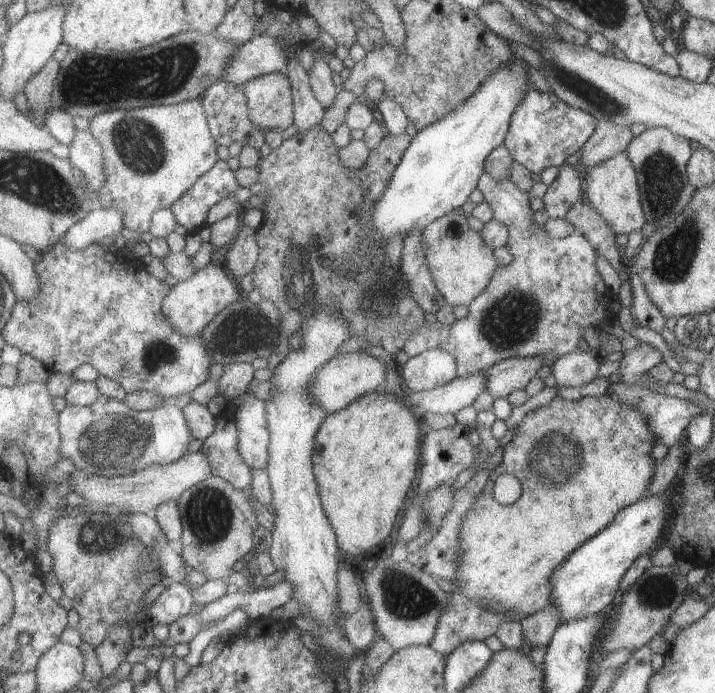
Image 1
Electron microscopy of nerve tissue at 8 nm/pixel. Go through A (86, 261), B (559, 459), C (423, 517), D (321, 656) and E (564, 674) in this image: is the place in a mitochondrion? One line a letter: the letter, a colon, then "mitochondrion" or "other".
A: other
B: mitochondrion
C: mitochondrion
D: other
E: other

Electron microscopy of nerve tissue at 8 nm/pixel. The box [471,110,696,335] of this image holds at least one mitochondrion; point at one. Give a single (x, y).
(660, 173)

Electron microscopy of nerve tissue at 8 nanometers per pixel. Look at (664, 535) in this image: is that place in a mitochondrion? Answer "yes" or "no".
no

